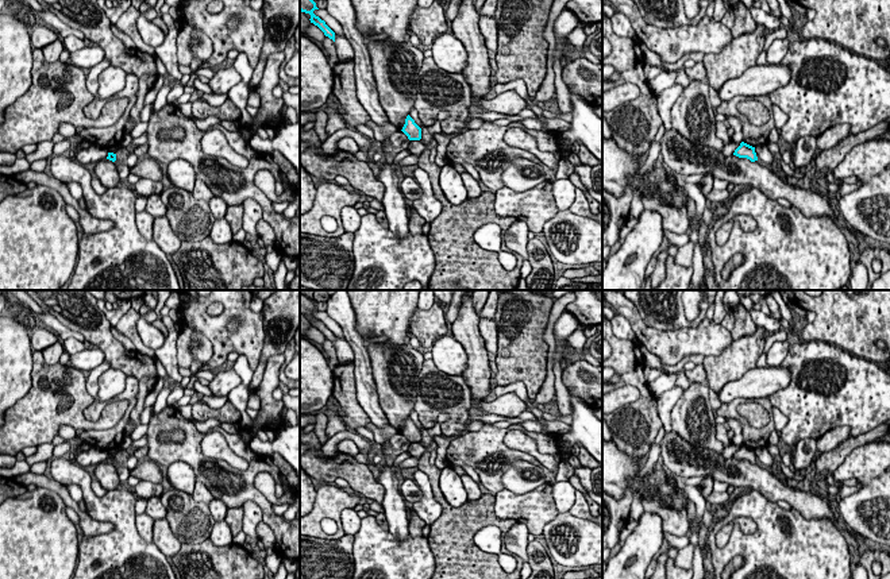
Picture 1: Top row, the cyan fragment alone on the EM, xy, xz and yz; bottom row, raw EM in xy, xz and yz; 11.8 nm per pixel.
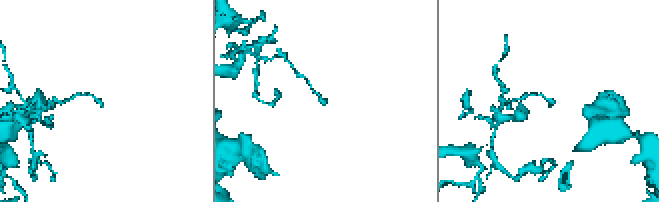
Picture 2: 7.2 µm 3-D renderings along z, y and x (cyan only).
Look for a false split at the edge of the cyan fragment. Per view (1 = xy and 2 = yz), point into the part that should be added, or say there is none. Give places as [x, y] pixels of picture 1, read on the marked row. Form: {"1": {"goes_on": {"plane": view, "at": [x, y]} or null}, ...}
{"1": {"goes_on": null}, "2": {"goes_on": null}}

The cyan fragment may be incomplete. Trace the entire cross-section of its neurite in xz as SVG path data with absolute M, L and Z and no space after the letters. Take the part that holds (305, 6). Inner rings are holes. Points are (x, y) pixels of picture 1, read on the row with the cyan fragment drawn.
M300 0L300 11L311 15L311 23L317 26L325 36L332 39L335 42L335 32L325 24L324 20L321 20L319 16L313 13L315 9L319 9L316 7L316 3L313 0Z

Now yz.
M741 142L740 146L735 150L733 155L739 157L739 158L747 158L751 162L758 161L756 153L755 153L755 147Z

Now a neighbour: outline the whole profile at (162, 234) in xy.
M166 216L154 219L153 240L166 255L173 255L181 246L181 240L173 232Z

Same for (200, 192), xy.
M196 180L192 194L196 200L204 201L209 201L213 197L211 189L201 180Z

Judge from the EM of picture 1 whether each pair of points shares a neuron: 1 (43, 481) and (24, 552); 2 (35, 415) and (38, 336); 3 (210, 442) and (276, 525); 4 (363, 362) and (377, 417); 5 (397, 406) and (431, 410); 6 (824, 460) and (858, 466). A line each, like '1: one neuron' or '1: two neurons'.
1: two neurons
2: two neurons
3: two neurons
4: one neuron
5: two neurons
6: two neurons

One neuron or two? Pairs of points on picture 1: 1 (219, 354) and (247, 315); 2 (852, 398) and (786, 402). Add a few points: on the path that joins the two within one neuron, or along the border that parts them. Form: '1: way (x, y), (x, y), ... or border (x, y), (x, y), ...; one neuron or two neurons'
1: way (228, 344), (247, 324); one neuron
2: way (836, 401), (802, 402); one neuron

